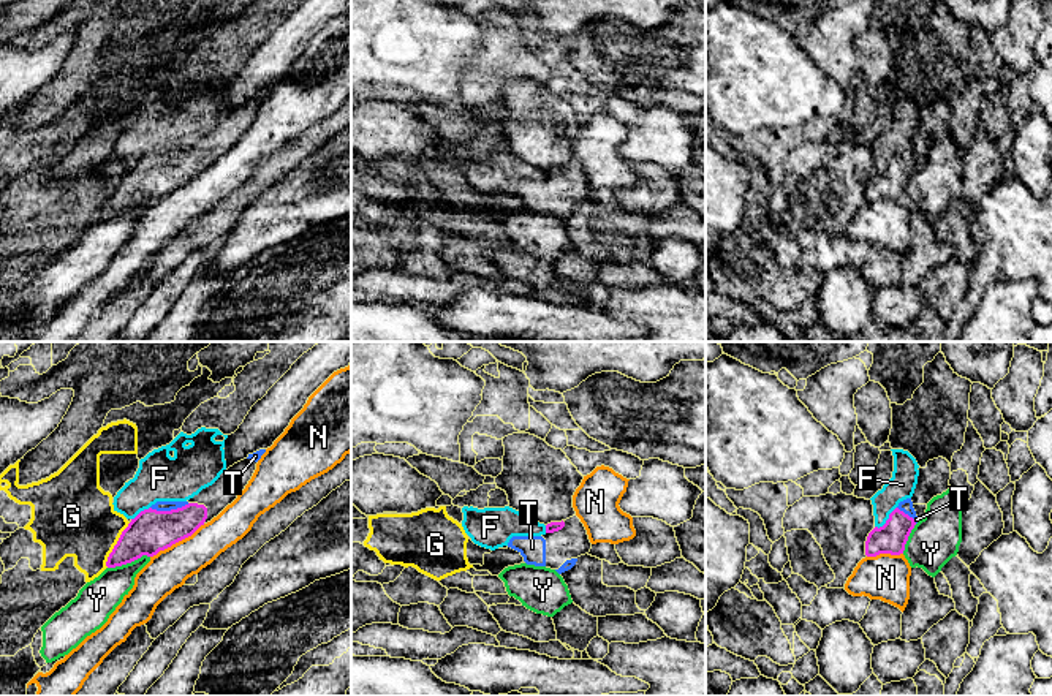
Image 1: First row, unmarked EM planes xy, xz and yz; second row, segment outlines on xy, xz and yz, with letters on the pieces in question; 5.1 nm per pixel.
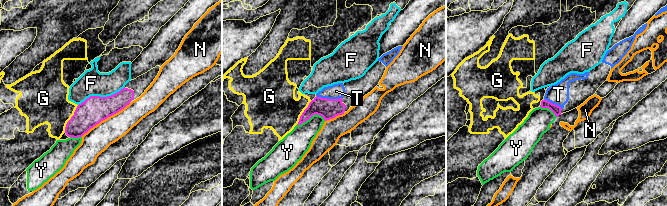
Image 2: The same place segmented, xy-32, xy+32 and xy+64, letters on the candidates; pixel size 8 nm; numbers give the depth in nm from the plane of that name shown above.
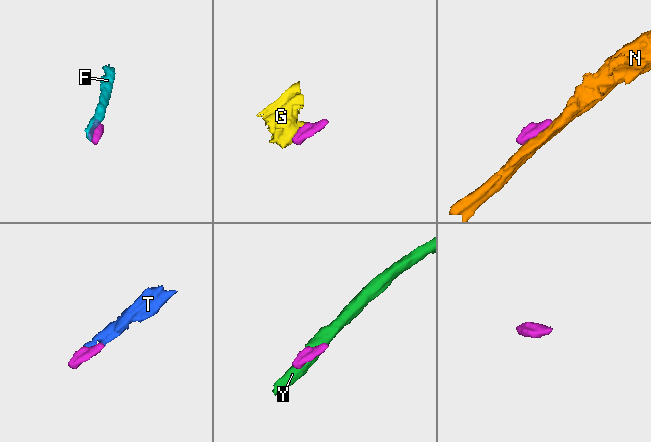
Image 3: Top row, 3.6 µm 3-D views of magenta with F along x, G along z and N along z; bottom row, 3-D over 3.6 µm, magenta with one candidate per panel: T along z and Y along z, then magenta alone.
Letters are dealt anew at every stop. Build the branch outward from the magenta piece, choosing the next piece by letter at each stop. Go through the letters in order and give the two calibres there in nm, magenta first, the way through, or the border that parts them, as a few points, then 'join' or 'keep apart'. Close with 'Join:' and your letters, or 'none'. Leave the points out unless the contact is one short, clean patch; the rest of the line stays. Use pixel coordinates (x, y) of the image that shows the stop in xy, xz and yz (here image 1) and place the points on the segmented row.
F: calibres 160 and 140 nm; keep apart
G: calibres 220 and 400 nm; border xy (130, 522), (109, 554), (106, 567); keep apart
N: calibres 220 and 200 nm; border xy (204, 524), (151, 557); keep apart
T: calibres 220 and 50 nm; way xy (151, 530), (171, 510), (160, 505); join
Y: calibres 220 and 200 nm; border xy (149, 556), (108, 568); keep apart
Join: T

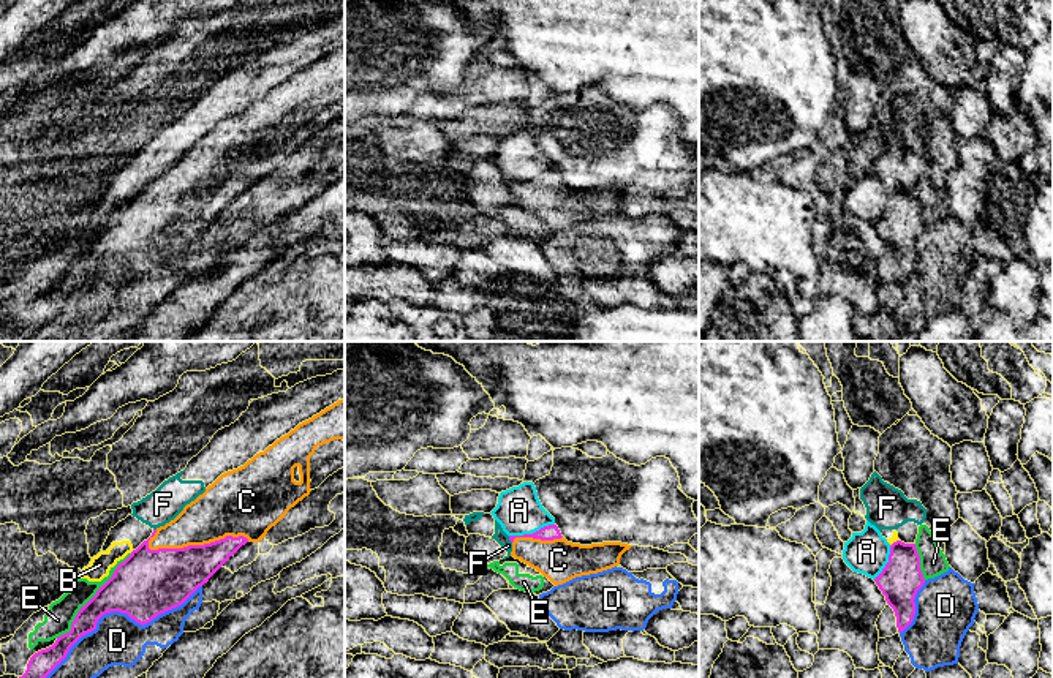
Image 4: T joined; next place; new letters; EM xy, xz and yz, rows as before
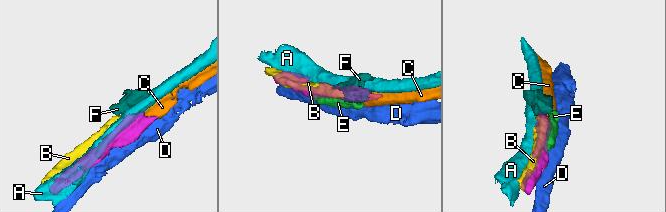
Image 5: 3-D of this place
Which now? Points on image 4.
A: calibres 80 and 240 nm; keep apart
B: calibres 200 and 40 nm; keep apart
C: calibres 320 and 280 nm; join
D: calibres 340 and 260 nm; keep apart
E: calibres 300 and 140 nm; keep apart
F: calibres 80 and 70 nm; border xz (508, 536), (511, 542); keep apart
Join: C

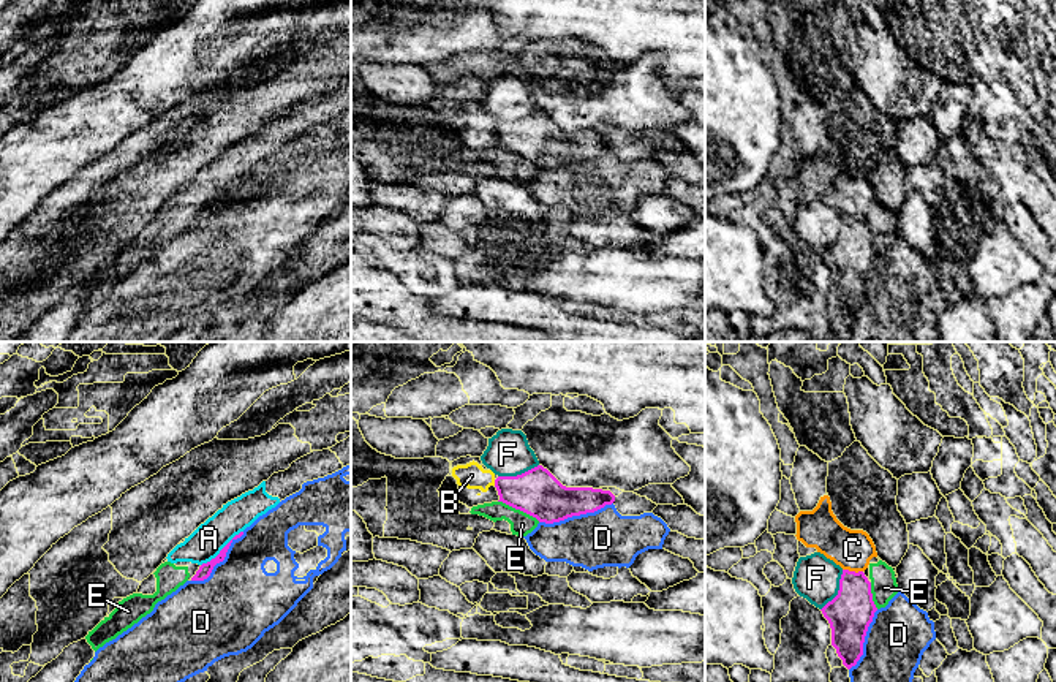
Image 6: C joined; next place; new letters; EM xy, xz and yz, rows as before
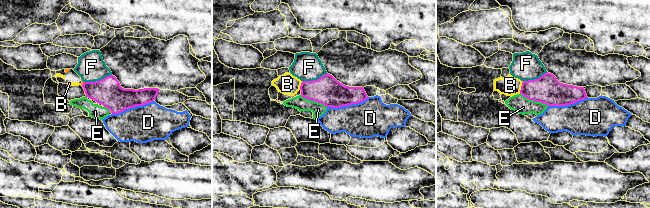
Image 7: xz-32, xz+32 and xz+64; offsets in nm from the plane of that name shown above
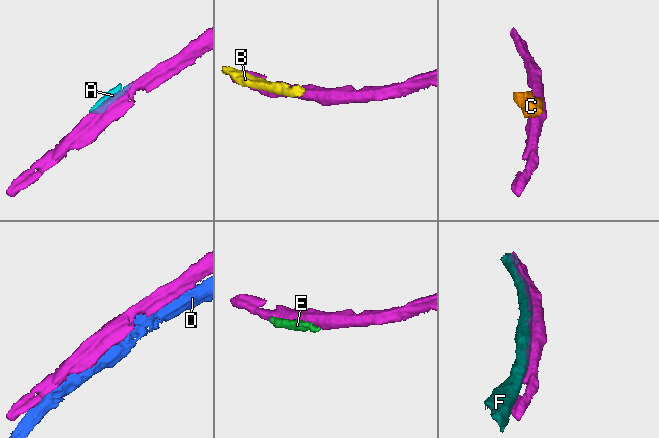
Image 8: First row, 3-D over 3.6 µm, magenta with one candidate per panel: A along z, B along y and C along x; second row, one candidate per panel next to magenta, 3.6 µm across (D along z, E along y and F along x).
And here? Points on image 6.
A: calibres 70 and 170 nm; keep apart
B: calibres 240 and 130 nm; keep apart
C: calibres 220 and 200 nm; border yz (843, 568), (862, 572); keep apart
D: calibres 240 and 280 nm; keep apart
E: calibres 240 and 120 nm; keep apart
F: calibres 220 and 240 nm; keep apart
Join: none

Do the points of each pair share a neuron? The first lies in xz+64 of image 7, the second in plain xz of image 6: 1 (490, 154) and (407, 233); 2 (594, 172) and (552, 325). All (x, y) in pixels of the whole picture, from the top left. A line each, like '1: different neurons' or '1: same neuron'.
1: different neurons
2: different neurons

